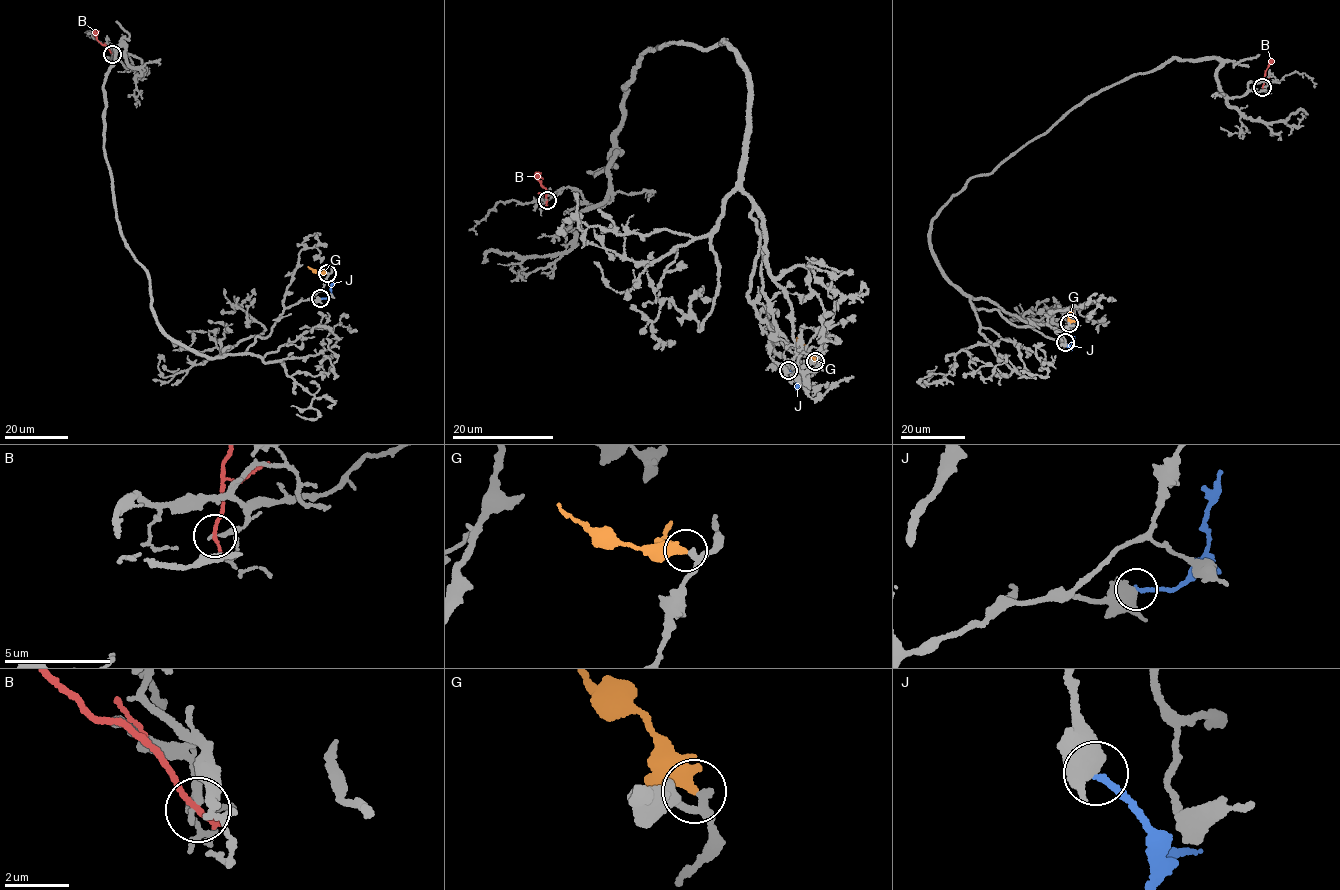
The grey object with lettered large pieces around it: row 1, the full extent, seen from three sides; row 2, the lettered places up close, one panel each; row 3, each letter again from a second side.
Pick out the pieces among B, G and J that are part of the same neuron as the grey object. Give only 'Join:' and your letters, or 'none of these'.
Join: G

